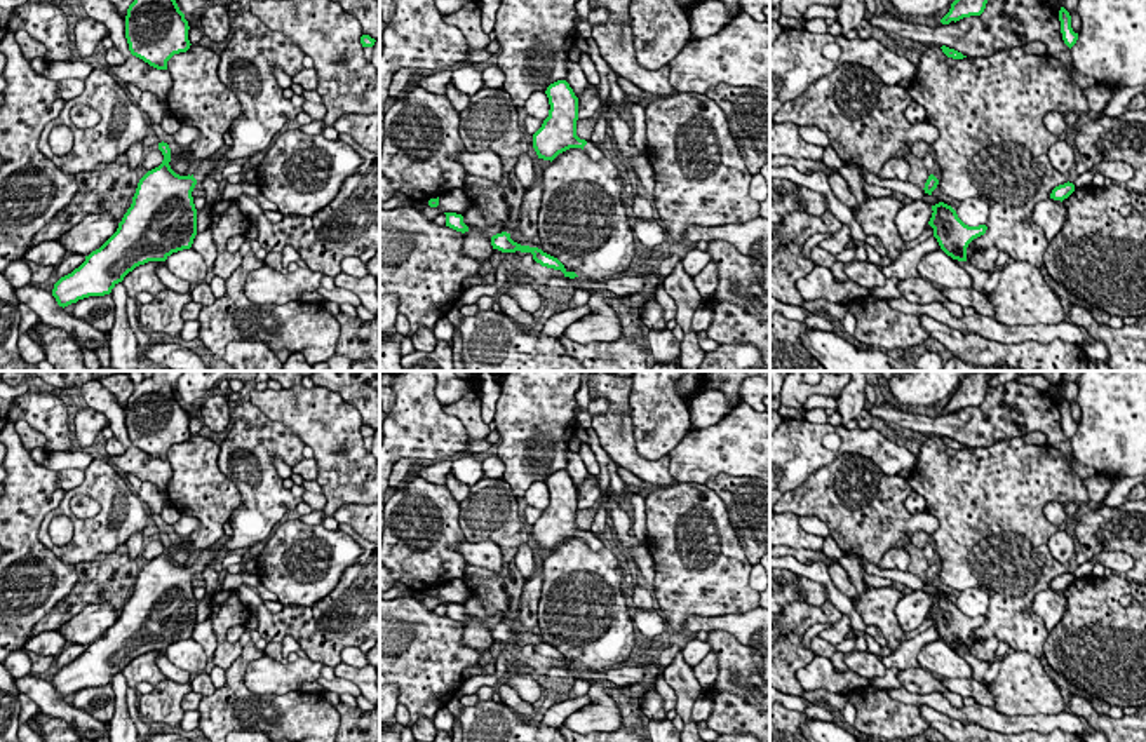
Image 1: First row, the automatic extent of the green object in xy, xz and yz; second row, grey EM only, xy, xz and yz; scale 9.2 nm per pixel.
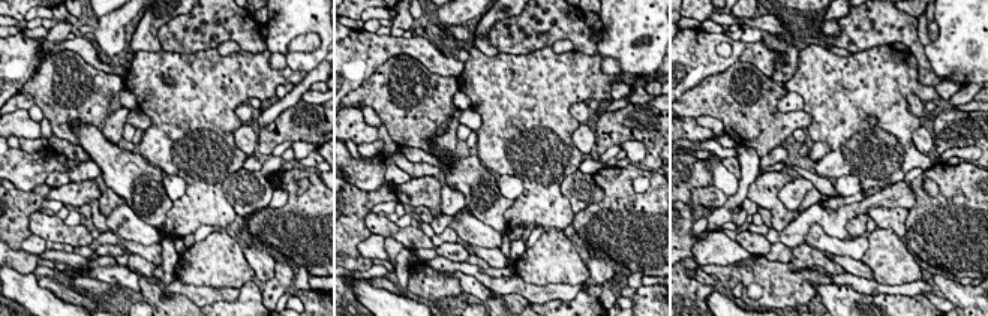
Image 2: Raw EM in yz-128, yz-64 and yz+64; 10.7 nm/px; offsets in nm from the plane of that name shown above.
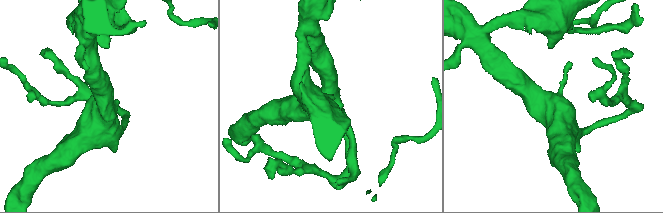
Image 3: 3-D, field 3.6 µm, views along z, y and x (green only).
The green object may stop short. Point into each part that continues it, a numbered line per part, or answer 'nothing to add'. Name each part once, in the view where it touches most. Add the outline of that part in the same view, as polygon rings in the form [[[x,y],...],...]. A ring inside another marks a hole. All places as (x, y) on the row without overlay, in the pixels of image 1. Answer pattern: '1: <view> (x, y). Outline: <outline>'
1: xy (206, 556). Outline: [[[202,549],[202,552],[199,554],[199,557],[193,563],[193,568],[197,570],[197,573],[202,573],[214,559],[216,559],[214,550]]]

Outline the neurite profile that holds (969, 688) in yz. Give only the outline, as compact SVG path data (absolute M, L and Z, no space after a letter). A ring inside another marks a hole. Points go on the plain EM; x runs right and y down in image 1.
M940 678L940 681L949 691L958 693L963 698L974 698L981 705L994 707L994 698L984 683L963 678Z

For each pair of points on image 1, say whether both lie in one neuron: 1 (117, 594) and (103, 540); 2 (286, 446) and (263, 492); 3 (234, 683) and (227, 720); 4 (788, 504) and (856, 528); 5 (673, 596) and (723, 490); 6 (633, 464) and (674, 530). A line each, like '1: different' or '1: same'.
1: different
2: same
3: same
4: same
5: different
6: different

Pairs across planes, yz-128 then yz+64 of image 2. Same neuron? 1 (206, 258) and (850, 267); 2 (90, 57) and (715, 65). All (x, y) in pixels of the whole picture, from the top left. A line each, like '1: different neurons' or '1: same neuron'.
1: different neurons
2: same neuron

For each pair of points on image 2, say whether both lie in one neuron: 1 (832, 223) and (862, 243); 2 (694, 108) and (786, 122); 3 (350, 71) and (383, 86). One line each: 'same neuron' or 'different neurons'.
1: different neurons
2: same neuron
3: different neurons

